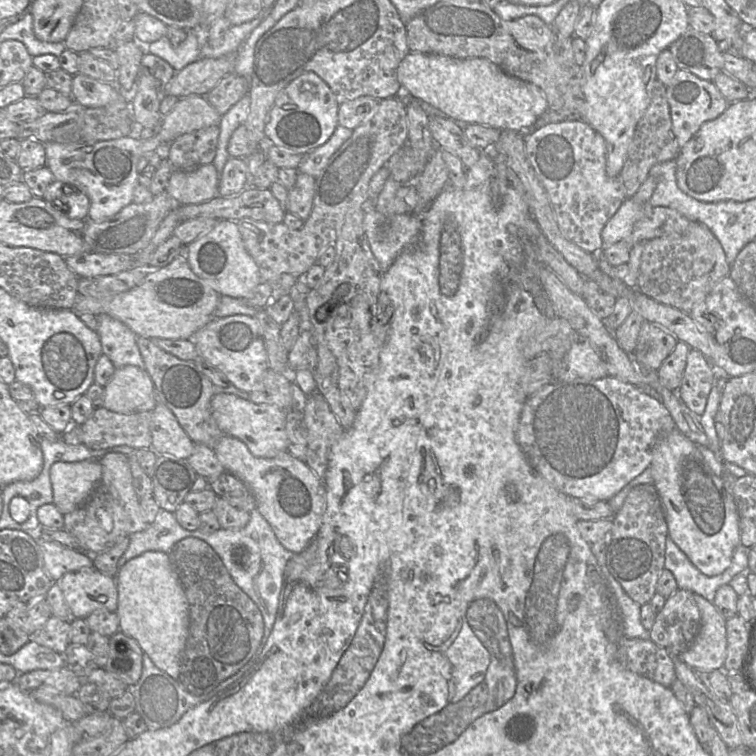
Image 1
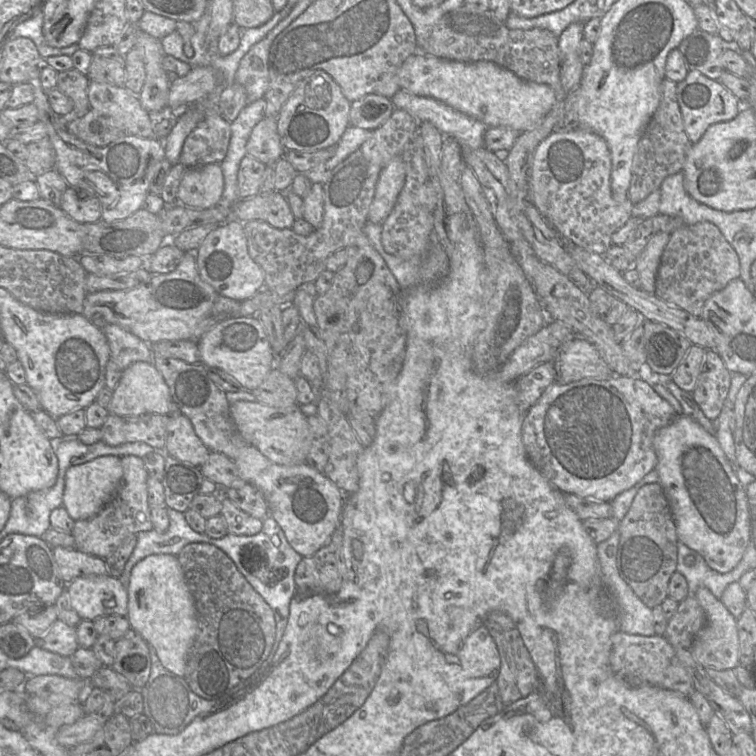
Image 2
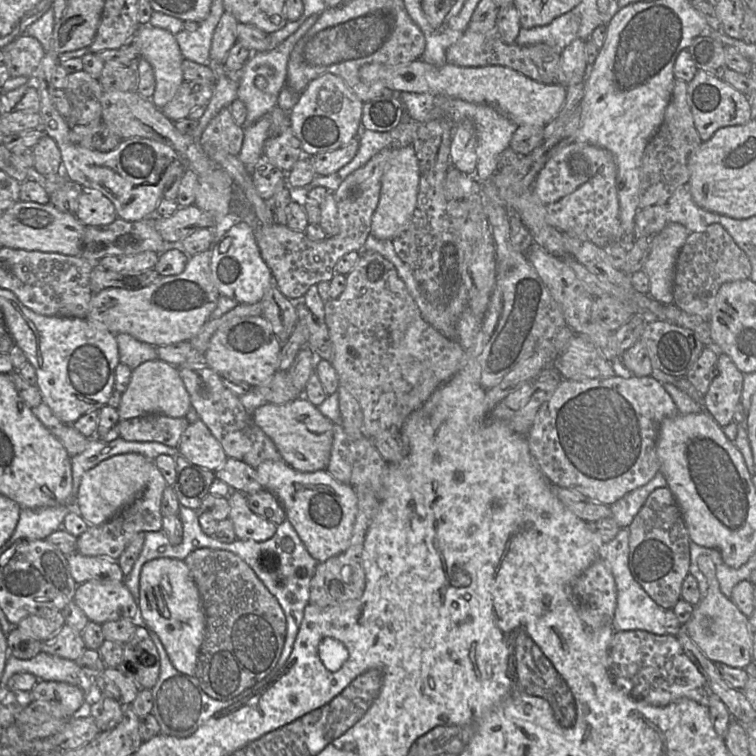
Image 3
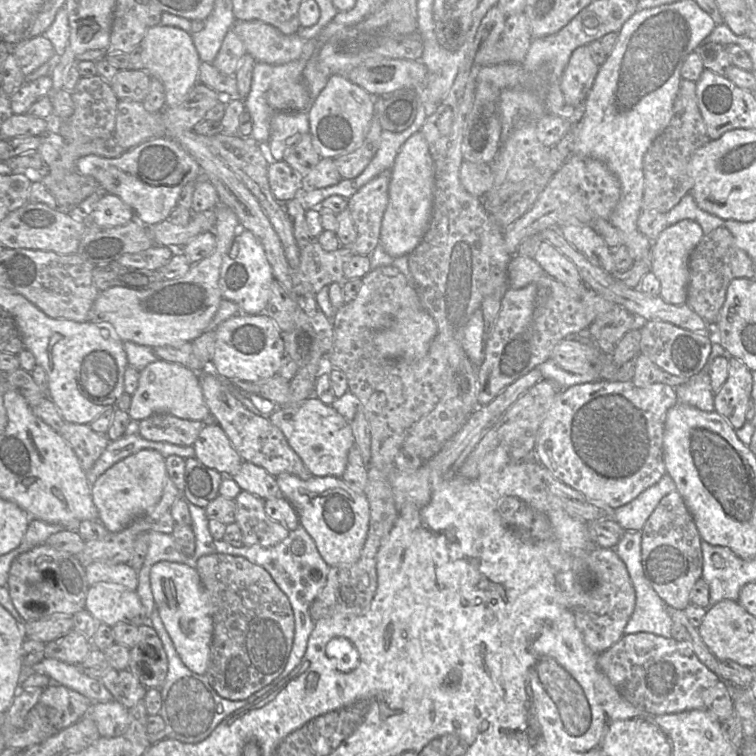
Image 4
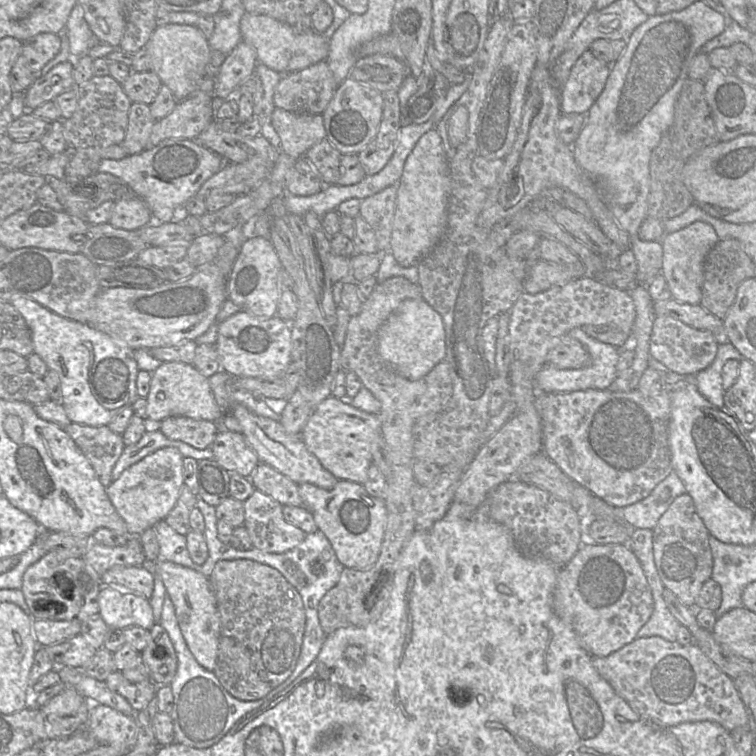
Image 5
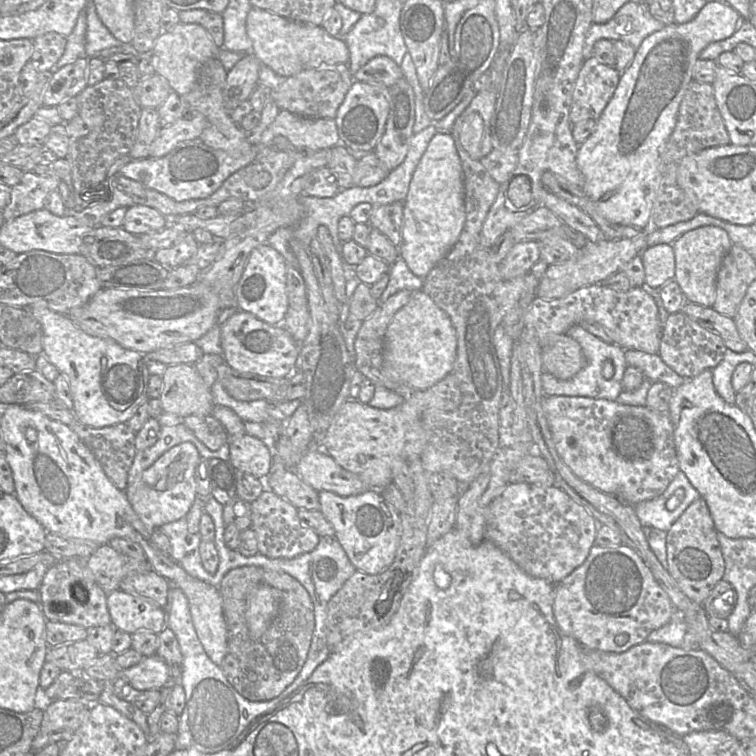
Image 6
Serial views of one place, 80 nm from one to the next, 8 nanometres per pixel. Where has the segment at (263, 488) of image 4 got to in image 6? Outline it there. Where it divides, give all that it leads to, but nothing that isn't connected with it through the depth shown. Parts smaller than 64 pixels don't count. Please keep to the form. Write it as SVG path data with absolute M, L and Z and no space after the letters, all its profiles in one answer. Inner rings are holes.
M275 455L271 470L263 481L267 489L297 509L320 510L319 492L301 480L292 470L280 465L280 462L275 460Z

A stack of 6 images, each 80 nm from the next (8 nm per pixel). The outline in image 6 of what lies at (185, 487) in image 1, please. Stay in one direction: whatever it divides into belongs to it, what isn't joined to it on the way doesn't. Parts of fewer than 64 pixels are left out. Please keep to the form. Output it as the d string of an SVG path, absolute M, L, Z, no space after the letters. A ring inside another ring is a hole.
M205 459L211 498L225 505L236 498L236 469L229 460Z

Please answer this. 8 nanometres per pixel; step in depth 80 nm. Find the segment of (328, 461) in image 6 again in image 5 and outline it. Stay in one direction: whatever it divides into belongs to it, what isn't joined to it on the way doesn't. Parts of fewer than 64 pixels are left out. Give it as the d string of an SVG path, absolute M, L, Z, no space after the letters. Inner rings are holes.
M234 405L226 413L230 413L236 419L239 432L257 454L260 463L273 467L298 484L306 483L332 490L338 483L339 479L326 470L317 457L308 451L300 436L287 432L279 421L258 416L243 405Z

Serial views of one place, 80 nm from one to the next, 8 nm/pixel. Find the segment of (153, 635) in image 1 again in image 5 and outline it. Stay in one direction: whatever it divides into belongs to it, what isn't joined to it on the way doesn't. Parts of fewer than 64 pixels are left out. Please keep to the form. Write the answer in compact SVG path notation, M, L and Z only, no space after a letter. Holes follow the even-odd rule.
M155 562L153 569L164 585L166 597L174 605L179 628L190 652L202 667L213 671L218 654L220 616L209 580L197 571L173 562Z

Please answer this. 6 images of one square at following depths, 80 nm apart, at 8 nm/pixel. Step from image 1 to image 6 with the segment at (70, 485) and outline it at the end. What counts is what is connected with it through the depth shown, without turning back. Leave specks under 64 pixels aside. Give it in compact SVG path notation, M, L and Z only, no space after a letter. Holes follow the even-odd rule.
M193 443L175 445L127 485L124 493L148 534L163 524L186 517L198 499L195 471L201 460L199 451Z

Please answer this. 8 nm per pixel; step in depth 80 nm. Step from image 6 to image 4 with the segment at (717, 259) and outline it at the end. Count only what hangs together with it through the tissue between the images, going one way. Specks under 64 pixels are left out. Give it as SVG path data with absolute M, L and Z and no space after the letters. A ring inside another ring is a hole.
M682 220L664 229L652 243L650 272L660 281L660 295L666 303L685 304L689 280L688 259L691 252L704 236L702 227L695 221Z

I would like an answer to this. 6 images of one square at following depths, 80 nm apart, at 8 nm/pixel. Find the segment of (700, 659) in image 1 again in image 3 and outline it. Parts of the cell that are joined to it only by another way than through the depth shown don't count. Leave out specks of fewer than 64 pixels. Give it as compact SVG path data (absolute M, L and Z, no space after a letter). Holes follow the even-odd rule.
M708 556L698 557L701 572L706 573L707 592L695 606L693 617L683 625L687 625L690 638L714 663L723 663L734 668L745 668L752 662L752 637L749 619L737 606L720 592L716 578L715 566Z

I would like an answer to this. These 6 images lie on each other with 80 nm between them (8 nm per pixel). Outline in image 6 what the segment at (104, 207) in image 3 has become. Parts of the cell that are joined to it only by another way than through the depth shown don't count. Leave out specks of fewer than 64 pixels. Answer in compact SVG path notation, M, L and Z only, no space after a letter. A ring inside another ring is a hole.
M134 205L127 208L122 227L132 234L141 235L159 231L168 224L168 218L157 209L145 205Z

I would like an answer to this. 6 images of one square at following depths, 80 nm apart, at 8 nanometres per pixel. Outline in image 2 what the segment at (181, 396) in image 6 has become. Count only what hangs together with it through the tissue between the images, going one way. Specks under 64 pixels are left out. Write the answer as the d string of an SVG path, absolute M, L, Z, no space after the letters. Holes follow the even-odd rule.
M135 362L122 371L120 380L112 391L107 410L117 416L170 415L178 412L162 374L153 363L147 362Z

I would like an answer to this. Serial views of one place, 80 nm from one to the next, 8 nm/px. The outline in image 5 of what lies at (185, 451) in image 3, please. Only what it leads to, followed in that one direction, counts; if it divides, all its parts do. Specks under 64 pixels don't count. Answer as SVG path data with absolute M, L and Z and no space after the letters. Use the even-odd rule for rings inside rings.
M220 429L209 447L213 460L229 472L249 477L260 461L240 432Z

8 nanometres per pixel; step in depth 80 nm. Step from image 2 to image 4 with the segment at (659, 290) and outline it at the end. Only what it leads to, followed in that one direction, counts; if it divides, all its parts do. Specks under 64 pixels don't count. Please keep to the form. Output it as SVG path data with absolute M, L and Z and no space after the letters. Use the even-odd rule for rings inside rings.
M718 227L703 236L688 259L689 280L686 304L707 323L715 323L725 302L730 282L737 278L752 279L755 268L752 259L736 243L724 227Z

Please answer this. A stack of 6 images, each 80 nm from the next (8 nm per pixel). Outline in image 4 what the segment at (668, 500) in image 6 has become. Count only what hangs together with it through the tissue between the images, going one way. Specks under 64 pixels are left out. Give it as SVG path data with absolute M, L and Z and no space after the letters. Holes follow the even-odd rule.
M668 474L644 490L631 502L613 510L613 519L626 530L641 531L660 500L670 492L677 491L674 480Z

